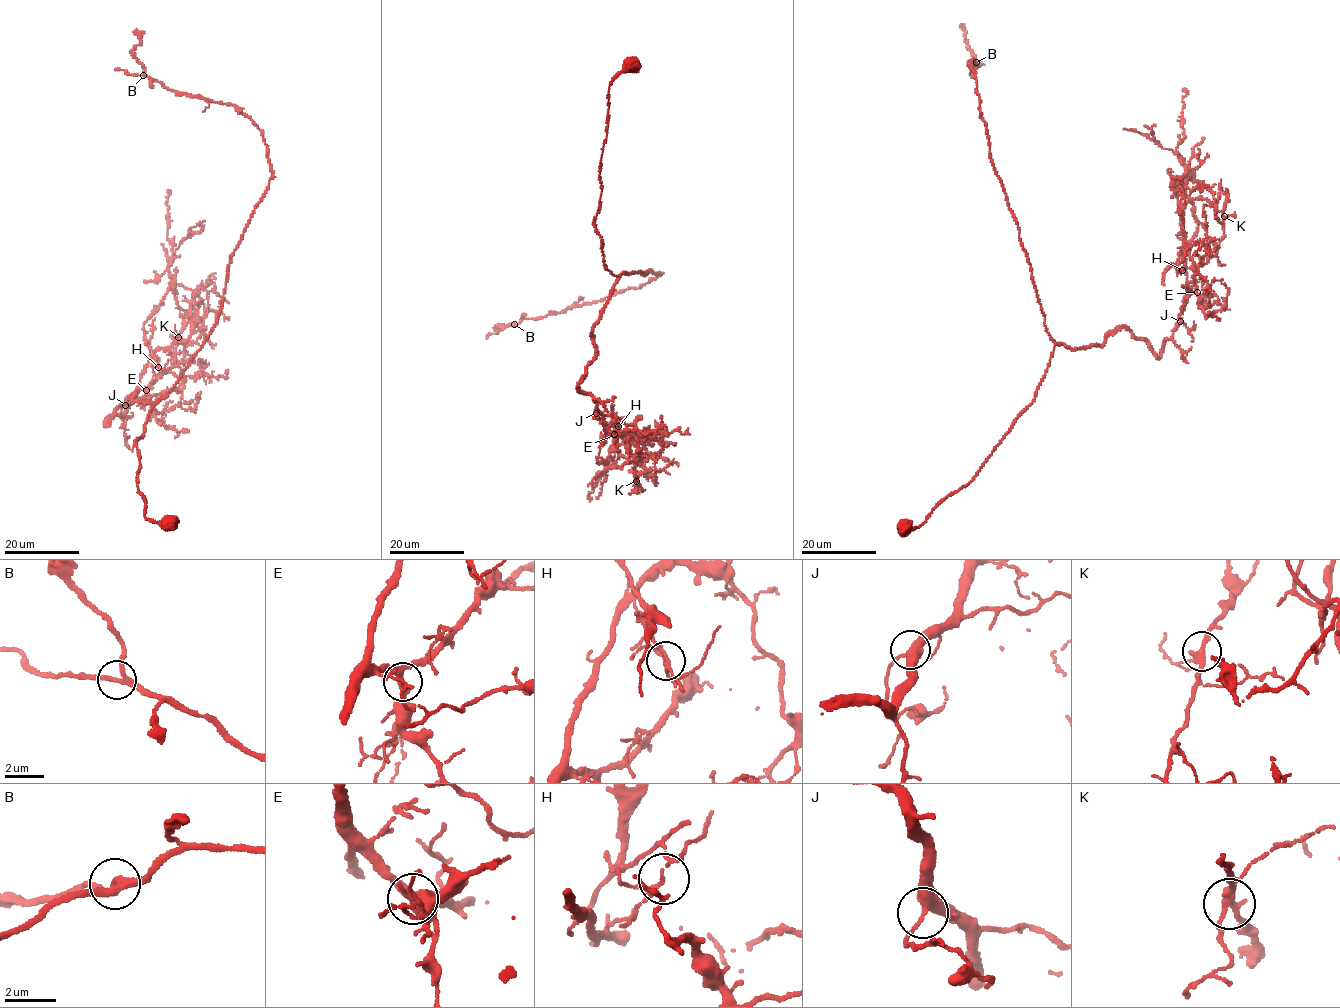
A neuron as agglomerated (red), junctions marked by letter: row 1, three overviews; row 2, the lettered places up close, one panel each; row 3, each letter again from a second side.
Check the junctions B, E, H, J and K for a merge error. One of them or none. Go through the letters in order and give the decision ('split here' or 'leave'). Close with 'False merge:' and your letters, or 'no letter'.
B: leave
E: leave
H: split here
J: leave
K: leave
False merge: H

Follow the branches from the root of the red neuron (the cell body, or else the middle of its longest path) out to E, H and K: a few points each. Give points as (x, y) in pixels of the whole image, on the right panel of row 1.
E: (904, 525), (919, 525), (971, 481), (1032, 402), (1056, 344), (1101, 345), (1126, 327), (1157, 357), (1197, 292)
H: (904, 525), (971, 481), (1032, 402), (1056, 344), (1101, 345), (1126, 327), (1160, 355), (1184, 306), (1182, 269)
K: (904, 525), (971, 481), (1032, 402), (1056, 344), (1101, 345), (1126, 327), (1160, 355), (1224, 216)

